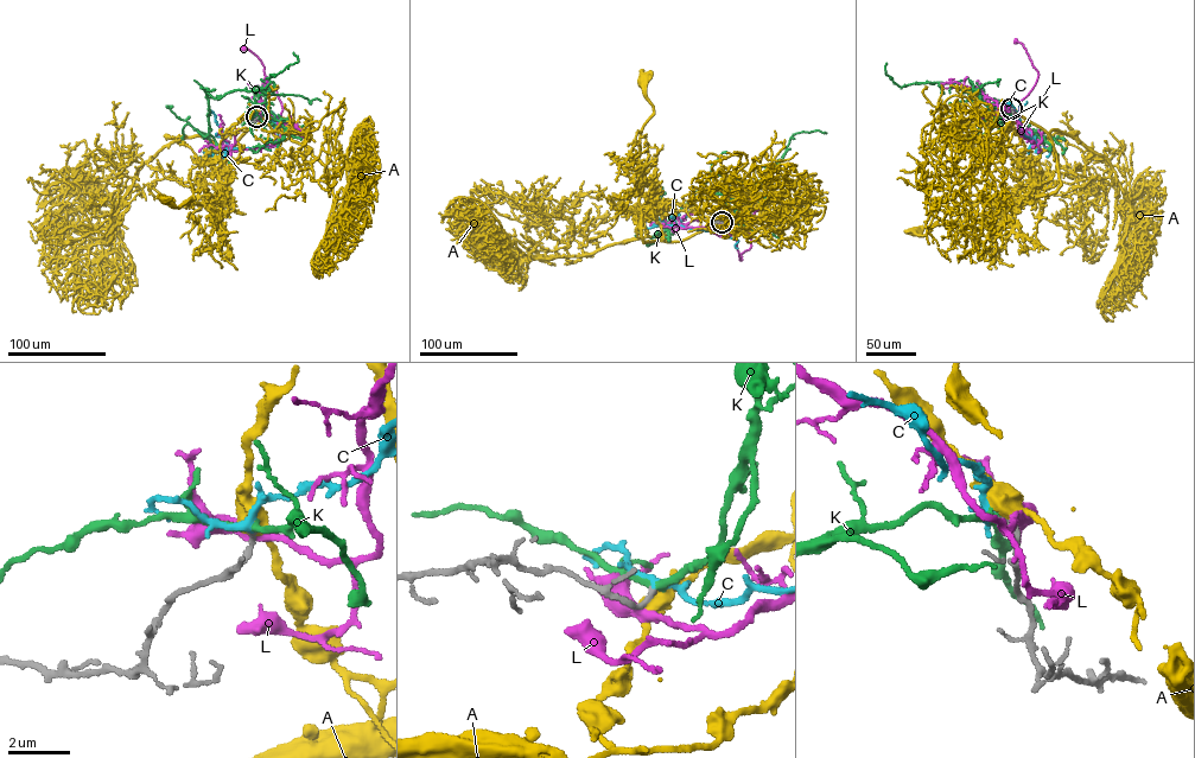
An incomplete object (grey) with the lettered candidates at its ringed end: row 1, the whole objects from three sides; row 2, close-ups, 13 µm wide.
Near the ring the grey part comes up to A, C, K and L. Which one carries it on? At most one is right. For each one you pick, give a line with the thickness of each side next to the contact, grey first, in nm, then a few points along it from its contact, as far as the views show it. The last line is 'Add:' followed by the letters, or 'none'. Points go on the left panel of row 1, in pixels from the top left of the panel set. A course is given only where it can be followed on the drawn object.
C: Thickness 150 nm (grey) against 180 nm. Its course: (256, 116), (264, 113), (274, 122), (278, 134), (271, 145), (228, 148), (217, 155), (197, 160)
Add: C

